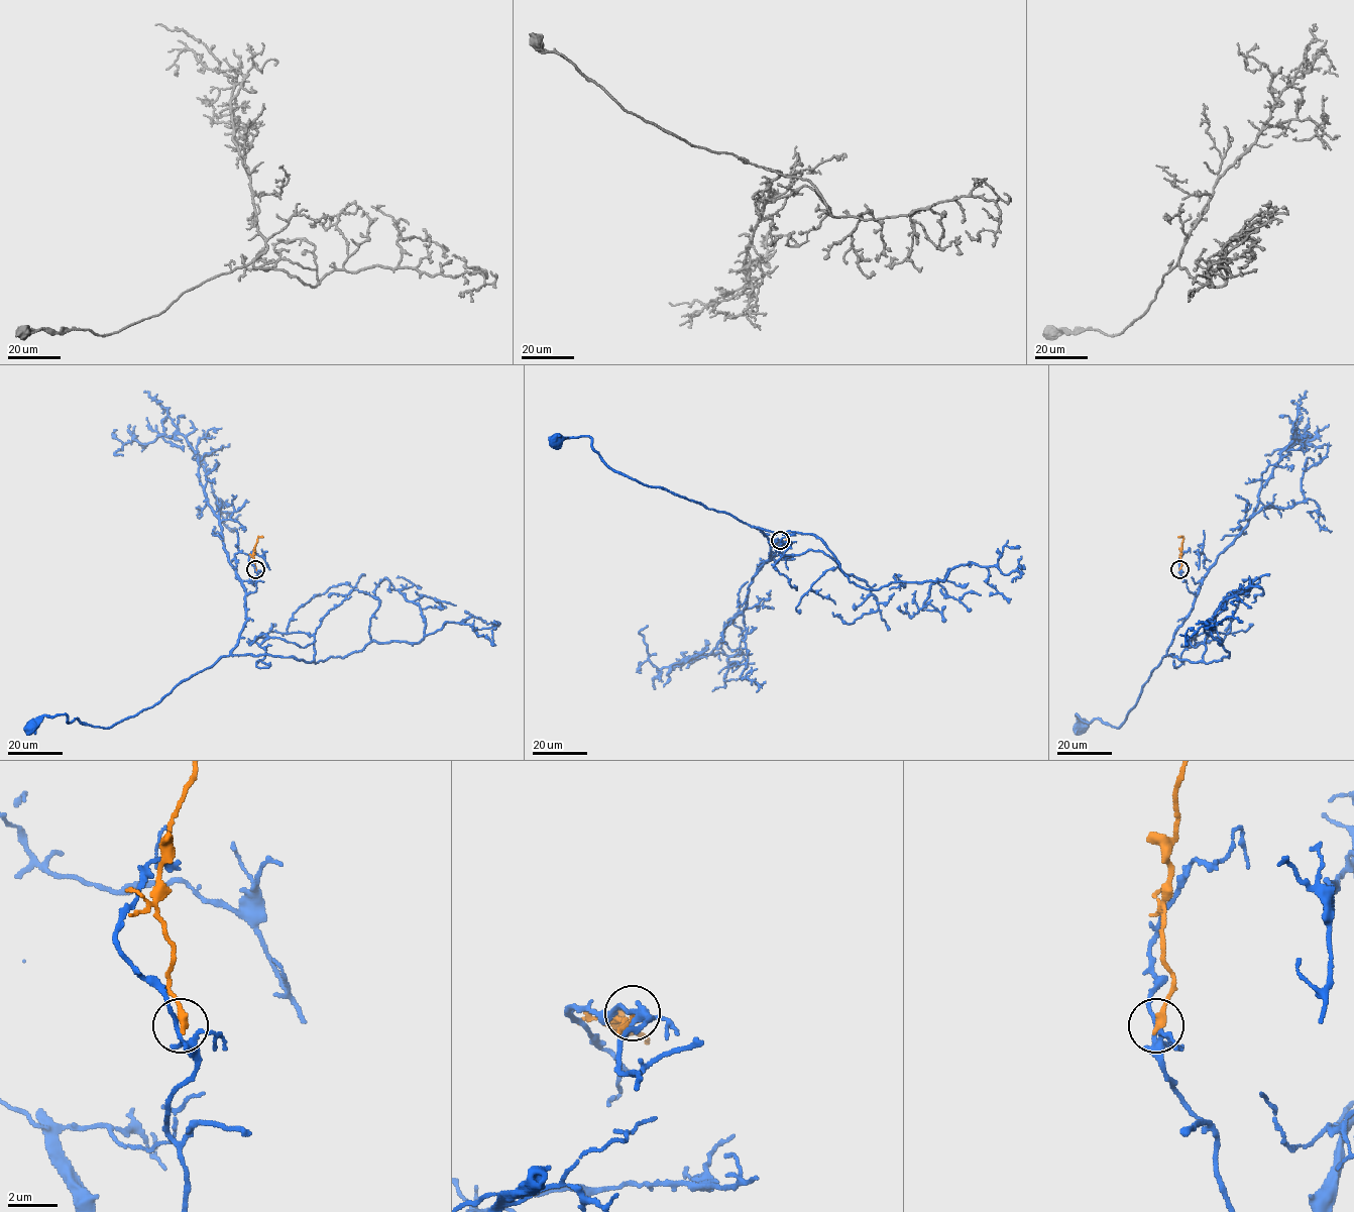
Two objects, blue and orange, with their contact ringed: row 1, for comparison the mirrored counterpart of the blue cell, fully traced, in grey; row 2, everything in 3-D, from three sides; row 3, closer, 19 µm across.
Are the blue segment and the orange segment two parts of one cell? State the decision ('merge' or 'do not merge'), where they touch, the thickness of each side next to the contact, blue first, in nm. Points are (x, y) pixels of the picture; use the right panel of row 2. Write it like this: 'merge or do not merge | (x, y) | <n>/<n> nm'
do not merge | (1179, 569) | 130/320 nm

